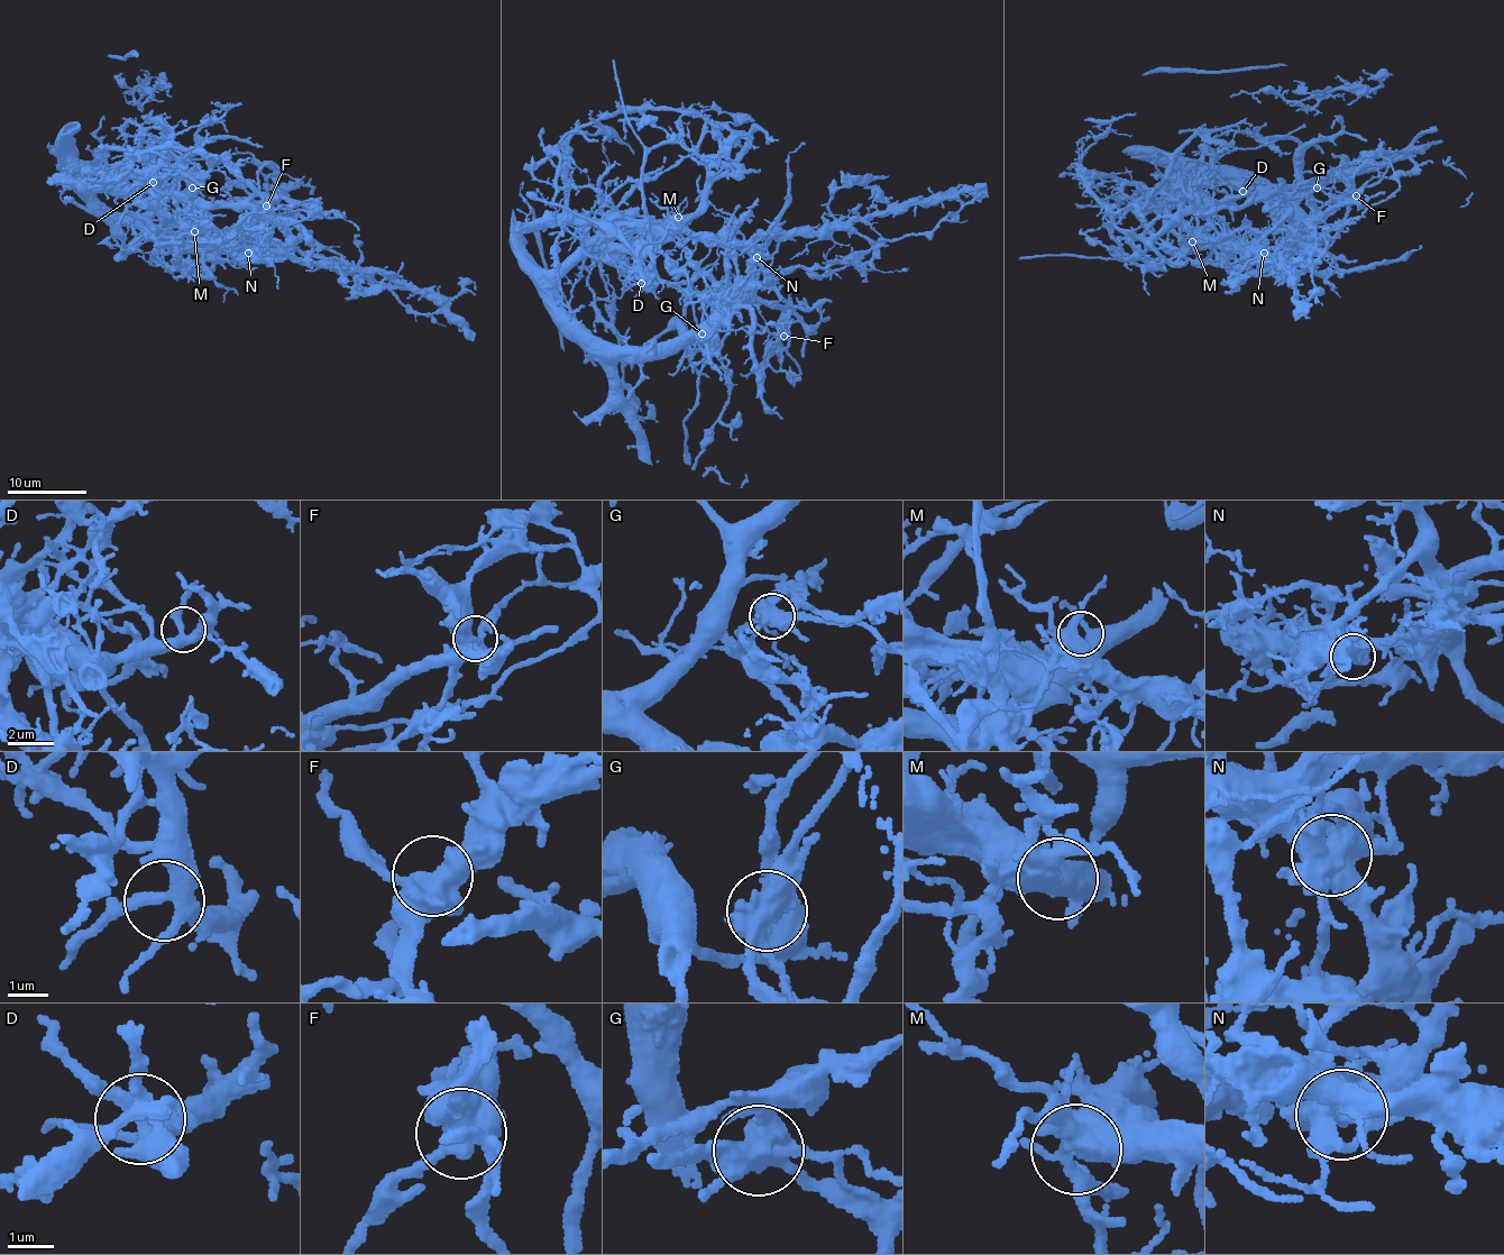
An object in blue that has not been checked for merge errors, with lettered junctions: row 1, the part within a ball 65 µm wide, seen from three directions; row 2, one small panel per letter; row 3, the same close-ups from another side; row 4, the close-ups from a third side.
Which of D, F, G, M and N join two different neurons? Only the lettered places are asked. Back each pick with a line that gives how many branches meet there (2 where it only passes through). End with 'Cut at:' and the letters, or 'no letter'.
G: branches 4
N: branches 9
Cut at: G, N

